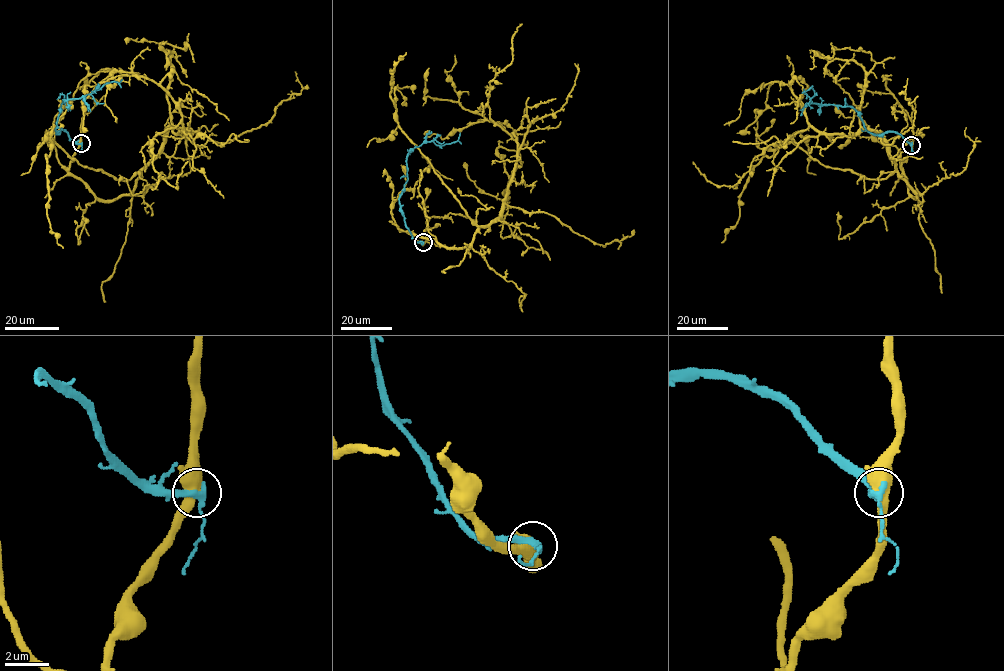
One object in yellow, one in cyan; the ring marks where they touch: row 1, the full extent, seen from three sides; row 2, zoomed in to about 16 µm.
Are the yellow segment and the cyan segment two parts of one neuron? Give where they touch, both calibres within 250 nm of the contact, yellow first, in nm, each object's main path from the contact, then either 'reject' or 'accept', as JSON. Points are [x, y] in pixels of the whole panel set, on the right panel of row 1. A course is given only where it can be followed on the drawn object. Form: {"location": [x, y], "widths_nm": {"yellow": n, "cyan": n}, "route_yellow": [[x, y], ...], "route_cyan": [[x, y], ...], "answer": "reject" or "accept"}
{"location": [911, 145], "widths_nm": {"yellow": 550, "cyan": 300}, "route_yellow": [[911, 145], [902, 171], [915, 198], [873, 131], [818, 132], [790, 87], [772, 81], [765, 109], [737, 133]], "route_cyan": [[911, 145], [895, 132], [869, 132], [852, 107], [814, 104], [810, 99], [814, 95], [811, 87], [802, 93]], "answer": "reject"}

